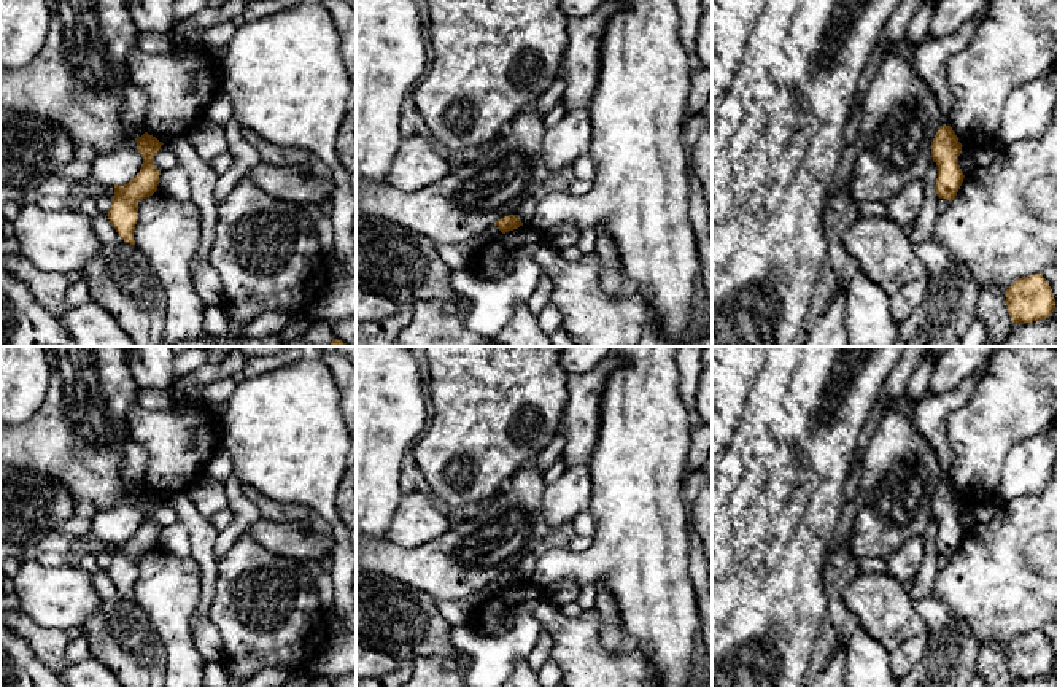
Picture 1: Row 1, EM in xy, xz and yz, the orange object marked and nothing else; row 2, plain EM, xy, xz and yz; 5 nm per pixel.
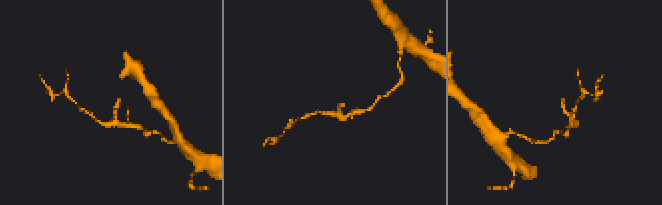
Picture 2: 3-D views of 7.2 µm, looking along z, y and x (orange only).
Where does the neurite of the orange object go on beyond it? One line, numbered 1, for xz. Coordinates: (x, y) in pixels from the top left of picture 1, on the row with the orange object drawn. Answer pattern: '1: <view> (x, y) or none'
1: none

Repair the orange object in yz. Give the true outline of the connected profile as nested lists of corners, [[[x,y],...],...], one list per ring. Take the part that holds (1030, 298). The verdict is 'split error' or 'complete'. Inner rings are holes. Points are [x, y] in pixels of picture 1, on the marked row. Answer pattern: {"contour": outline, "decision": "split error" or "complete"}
{"contour": [[[1043,274],[1016,280],[1005,293],[1012,323],[1027,324],[1052,316],[1055,299]]], "decision": "complete"}

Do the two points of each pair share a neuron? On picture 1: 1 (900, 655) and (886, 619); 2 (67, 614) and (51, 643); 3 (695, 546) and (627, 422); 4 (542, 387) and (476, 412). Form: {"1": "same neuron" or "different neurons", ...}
{"1": "different neurons", "2": "different neurons", "3": "different neurons", "4": "same neuron"}

